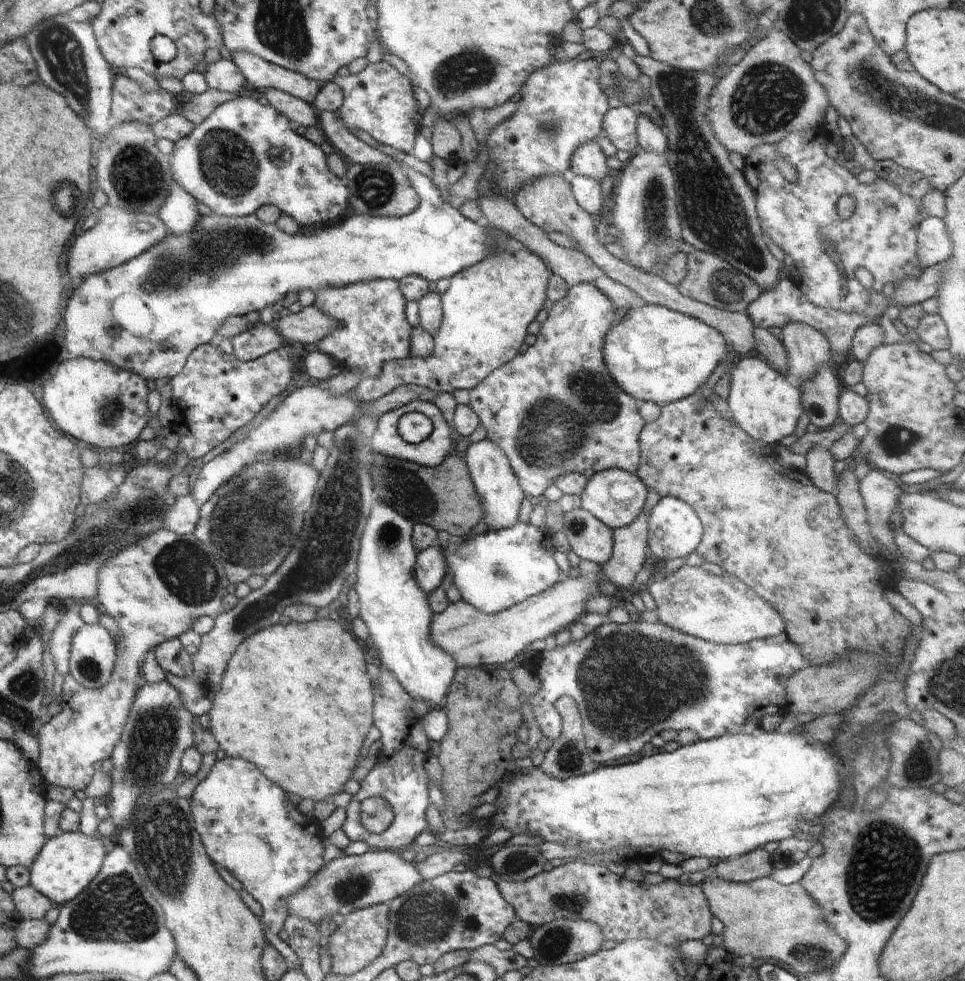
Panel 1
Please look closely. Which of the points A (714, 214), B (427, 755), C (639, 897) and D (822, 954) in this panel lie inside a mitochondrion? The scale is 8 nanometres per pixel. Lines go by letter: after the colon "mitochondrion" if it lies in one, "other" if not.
A: mitochondrion
B: other
C: other
D: mitochondrion

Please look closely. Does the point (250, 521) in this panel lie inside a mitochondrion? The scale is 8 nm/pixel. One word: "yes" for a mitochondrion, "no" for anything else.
yes

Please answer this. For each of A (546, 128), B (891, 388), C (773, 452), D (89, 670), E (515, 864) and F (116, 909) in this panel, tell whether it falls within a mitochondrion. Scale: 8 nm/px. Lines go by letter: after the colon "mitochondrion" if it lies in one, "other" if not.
A: mitochondrion
B: other
C: other
D: mitochondrion
E: mitochondrion
F: mitochondrion

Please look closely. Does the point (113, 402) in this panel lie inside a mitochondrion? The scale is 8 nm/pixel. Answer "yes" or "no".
yes

